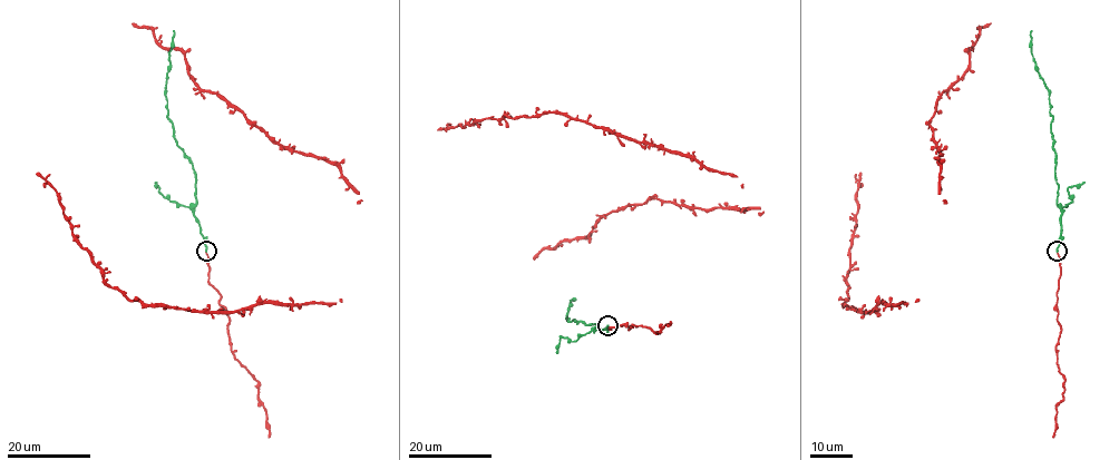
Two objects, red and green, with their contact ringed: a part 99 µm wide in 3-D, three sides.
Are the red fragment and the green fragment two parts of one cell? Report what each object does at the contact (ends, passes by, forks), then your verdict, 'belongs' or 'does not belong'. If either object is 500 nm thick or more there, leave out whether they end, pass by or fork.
red ends | green ends | belongs

